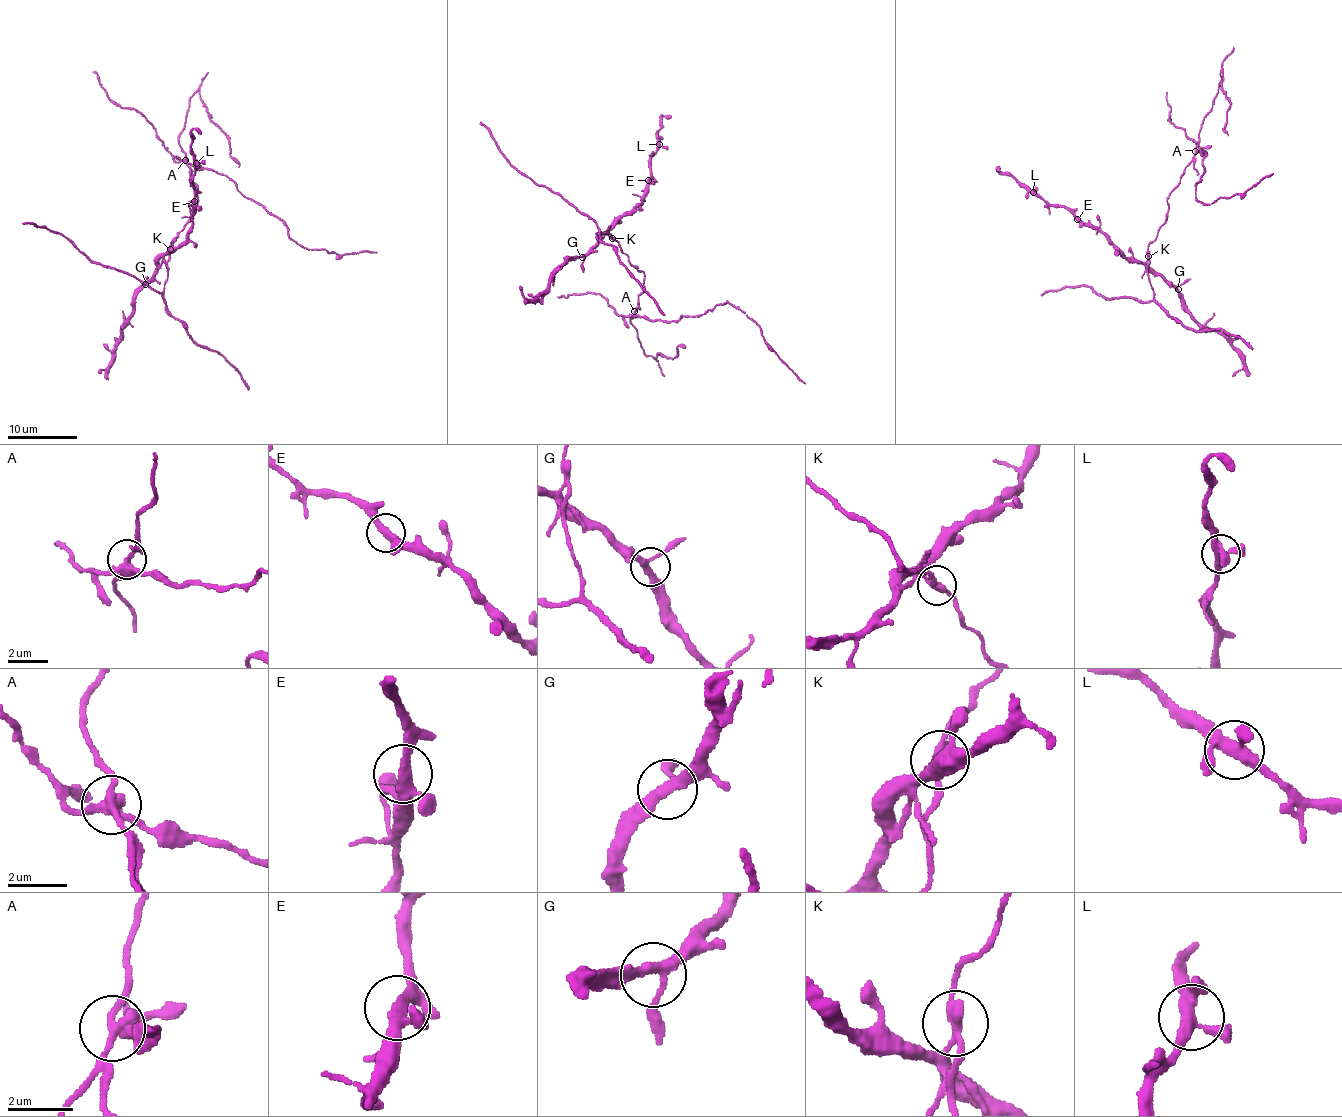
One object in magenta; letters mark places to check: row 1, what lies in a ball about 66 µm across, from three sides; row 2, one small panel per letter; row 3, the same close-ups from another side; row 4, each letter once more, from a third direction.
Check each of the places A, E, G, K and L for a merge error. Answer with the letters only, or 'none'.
A, K

